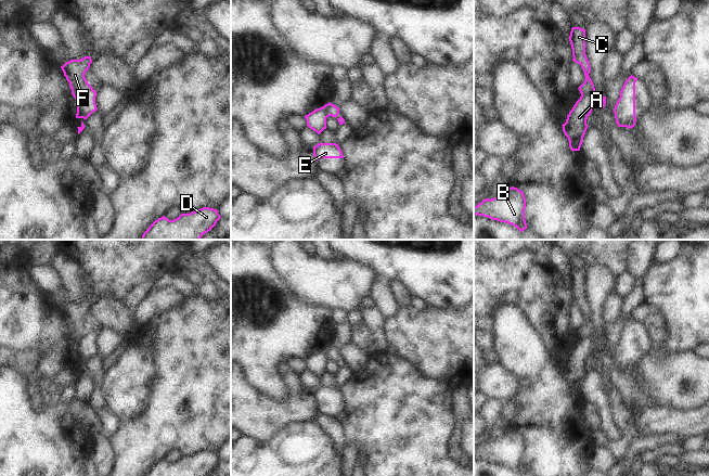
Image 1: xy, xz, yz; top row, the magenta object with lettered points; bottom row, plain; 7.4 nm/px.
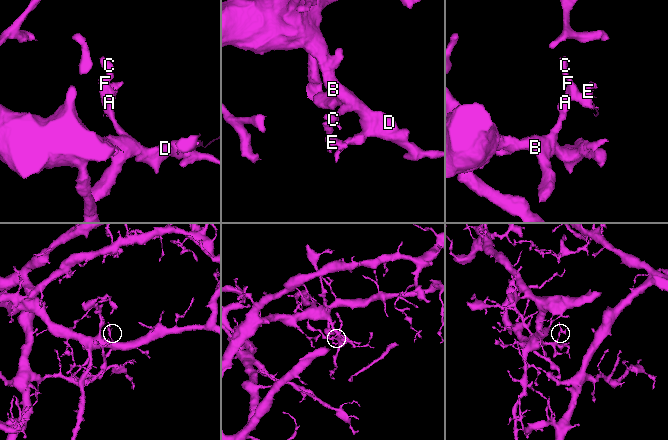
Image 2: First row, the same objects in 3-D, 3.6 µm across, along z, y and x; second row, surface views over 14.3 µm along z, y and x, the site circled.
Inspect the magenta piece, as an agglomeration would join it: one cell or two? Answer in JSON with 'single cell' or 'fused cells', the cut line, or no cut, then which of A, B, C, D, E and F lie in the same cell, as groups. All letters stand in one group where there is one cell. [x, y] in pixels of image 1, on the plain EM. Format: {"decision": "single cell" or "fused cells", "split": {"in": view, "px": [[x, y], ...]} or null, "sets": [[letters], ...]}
{"decision": "fused cells", "split": {"in": "yz", "px": [[581, 336], [590, 338], [593, 349]]}, "sets": [["A", "B", "D"], ["C", "E", "F"]]}

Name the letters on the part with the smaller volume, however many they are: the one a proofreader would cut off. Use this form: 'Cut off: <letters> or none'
Cut off: C, E, F

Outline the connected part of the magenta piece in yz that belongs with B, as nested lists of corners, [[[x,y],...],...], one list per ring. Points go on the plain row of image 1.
[[[512,429],[504,433],[500,439],[491,442],[485,441],[477,449],[474,449],[474,460],[478,458],[506,465],[523,475],[527,472],[525,451],[526,441],[524,435]]]

